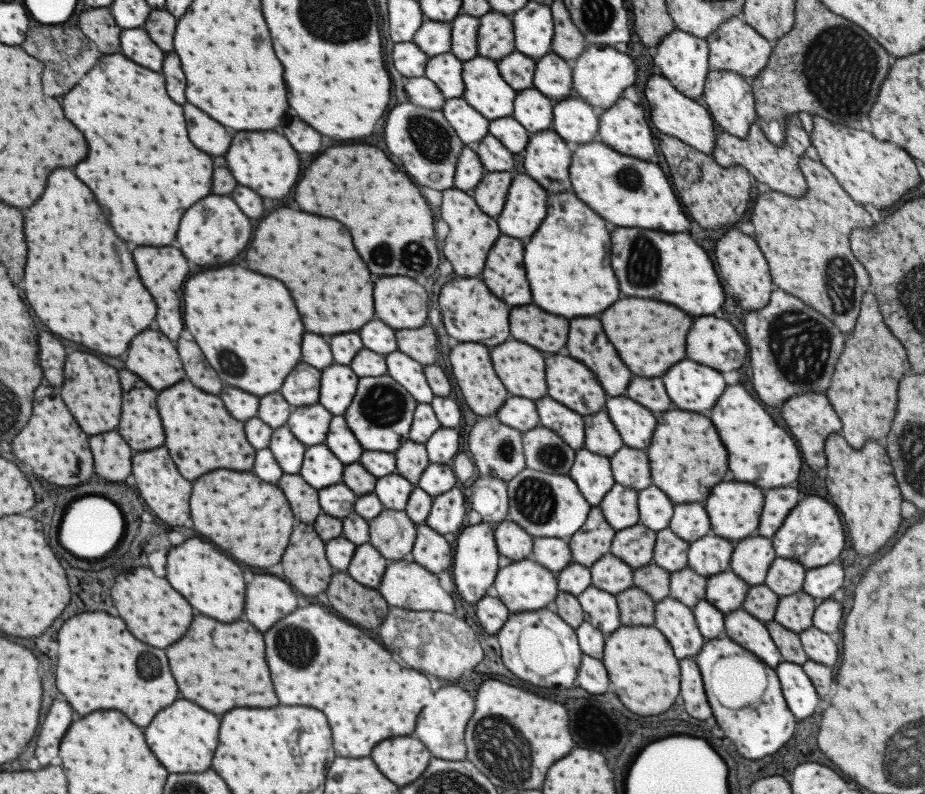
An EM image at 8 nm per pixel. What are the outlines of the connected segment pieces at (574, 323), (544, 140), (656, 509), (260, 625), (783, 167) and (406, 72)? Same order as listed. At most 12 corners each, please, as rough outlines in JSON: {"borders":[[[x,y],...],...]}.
{"borders":[[[569,320],[571,358],[597,376],[607,396],[621,396],[631,374],[599,320]],[[553,130],[530,133],[525,174],[548,193],[571,191],[569,148]],[[653,484],[636,493],[638,524],[667,528],[673,503]],[[257,574],[243,614],[259,632],[295,610],[289,584]],[[797,115],[773,146],[755,123],[745,138],[717,130],[711,155],[771,191],[806,191],[799,159],[810,140]],[[413,42],[391,49],[393,72],[424,76],[428,56]]]}

